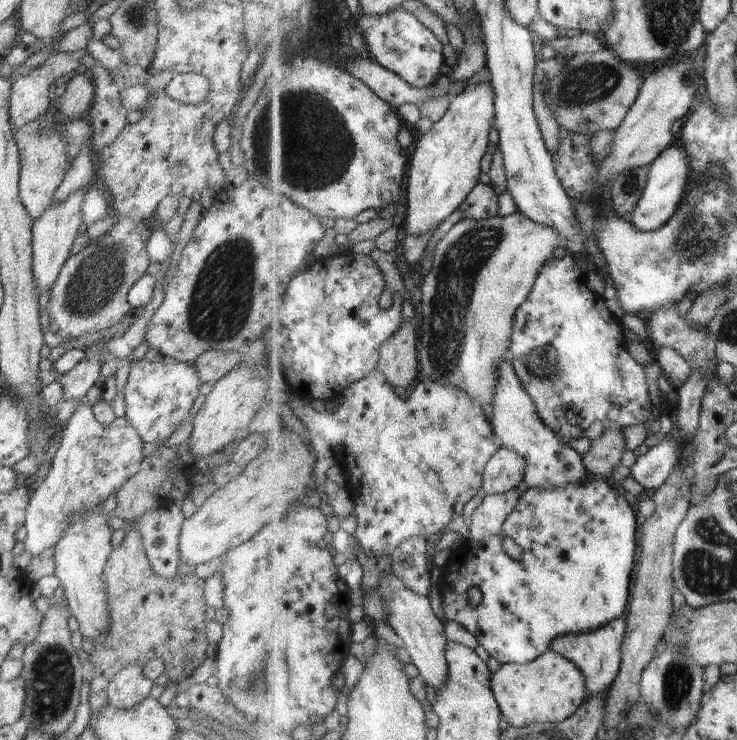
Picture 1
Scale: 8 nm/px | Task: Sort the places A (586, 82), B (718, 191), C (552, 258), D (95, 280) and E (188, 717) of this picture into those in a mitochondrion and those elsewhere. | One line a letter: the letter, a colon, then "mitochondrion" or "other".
A: mitochondrion
B: mitochondrion
C: other
D: mitochondrion
E: other

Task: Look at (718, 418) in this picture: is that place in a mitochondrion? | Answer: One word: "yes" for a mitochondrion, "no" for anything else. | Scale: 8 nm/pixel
no

